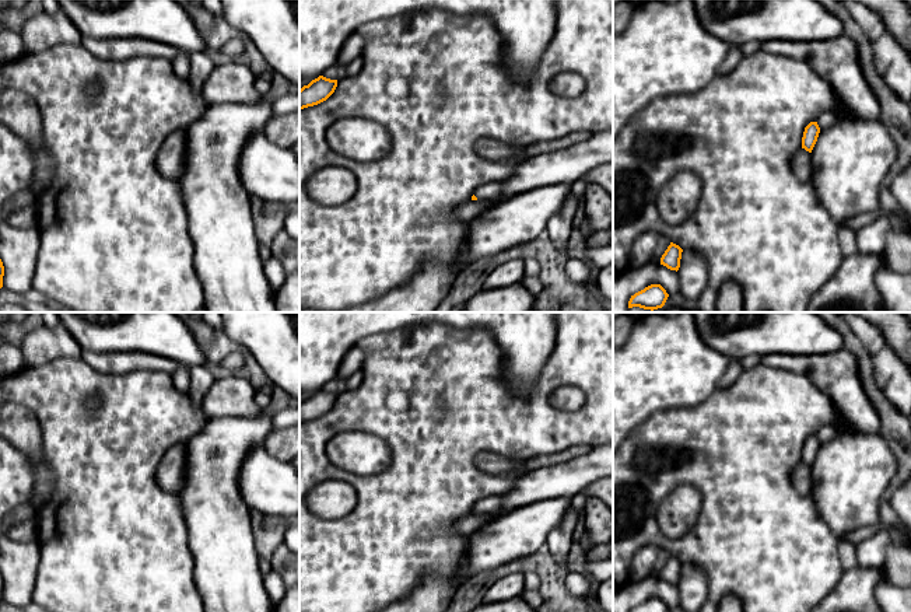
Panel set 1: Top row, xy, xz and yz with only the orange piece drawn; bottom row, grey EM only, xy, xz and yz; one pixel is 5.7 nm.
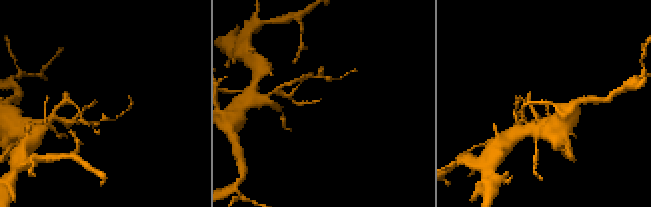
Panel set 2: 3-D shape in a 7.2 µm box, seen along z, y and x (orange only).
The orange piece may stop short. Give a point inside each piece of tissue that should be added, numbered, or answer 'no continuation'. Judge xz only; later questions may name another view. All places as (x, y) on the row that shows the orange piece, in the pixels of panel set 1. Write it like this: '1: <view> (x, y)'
1: xz (490, 191)

